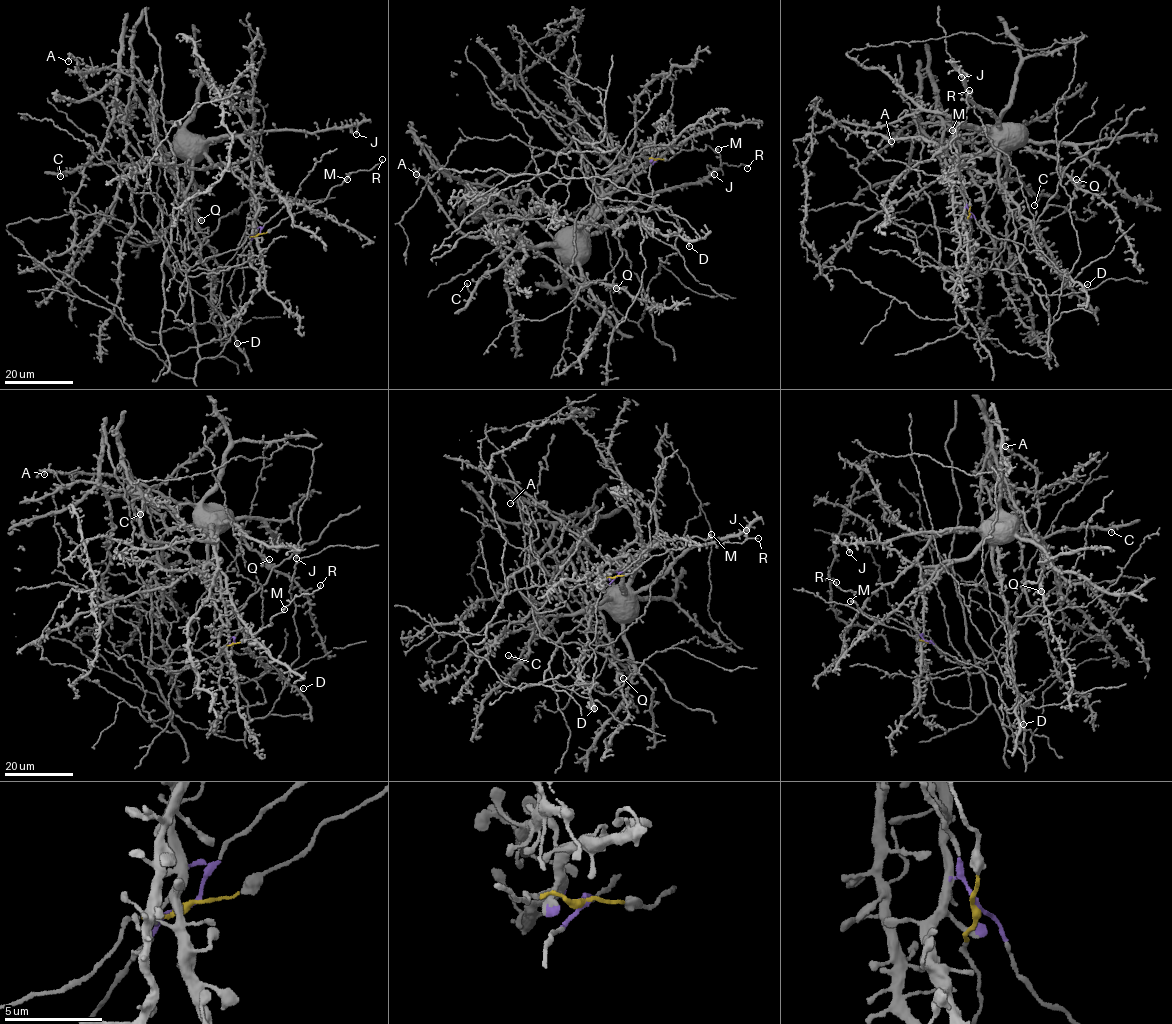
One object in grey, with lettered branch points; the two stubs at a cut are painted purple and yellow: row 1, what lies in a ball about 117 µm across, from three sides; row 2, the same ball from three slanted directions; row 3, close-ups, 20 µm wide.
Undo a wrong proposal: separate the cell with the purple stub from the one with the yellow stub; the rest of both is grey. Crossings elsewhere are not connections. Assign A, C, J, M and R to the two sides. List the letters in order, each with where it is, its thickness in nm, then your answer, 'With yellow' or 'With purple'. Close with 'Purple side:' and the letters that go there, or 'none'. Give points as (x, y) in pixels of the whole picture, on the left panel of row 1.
A: Place: (68, 61). Thickness 240 nm. With purple
C: Place: (60, 176). Thickness 220 nm. With purple
J: Place: (356, 134). Thickness 360 nm. With purple
M: Place: (347, 179). Thickness 440 nm. With yellow
R: Place: (382, 159). Thickness 140 nm. With yellow
Purple side: A, C, J

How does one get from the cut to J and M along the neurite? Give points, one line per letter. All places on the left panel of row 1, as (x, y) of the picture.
J: (258, 234), (250, 179), (216, 165), (206, 148), (233, 137), (279, 129), (310, 133), (354, 125), (356, 134)
M: (258, 234), (322, 202), (330, 190), (347, 179)

